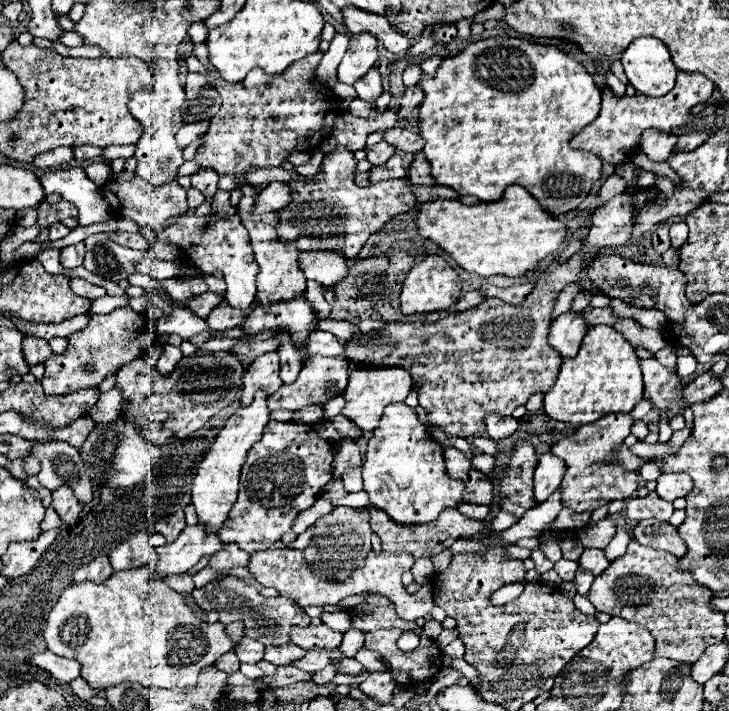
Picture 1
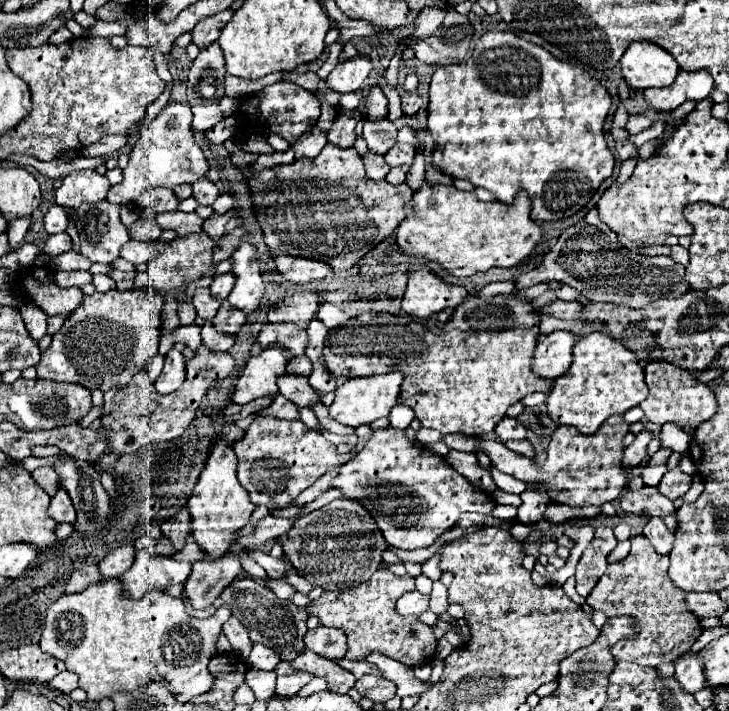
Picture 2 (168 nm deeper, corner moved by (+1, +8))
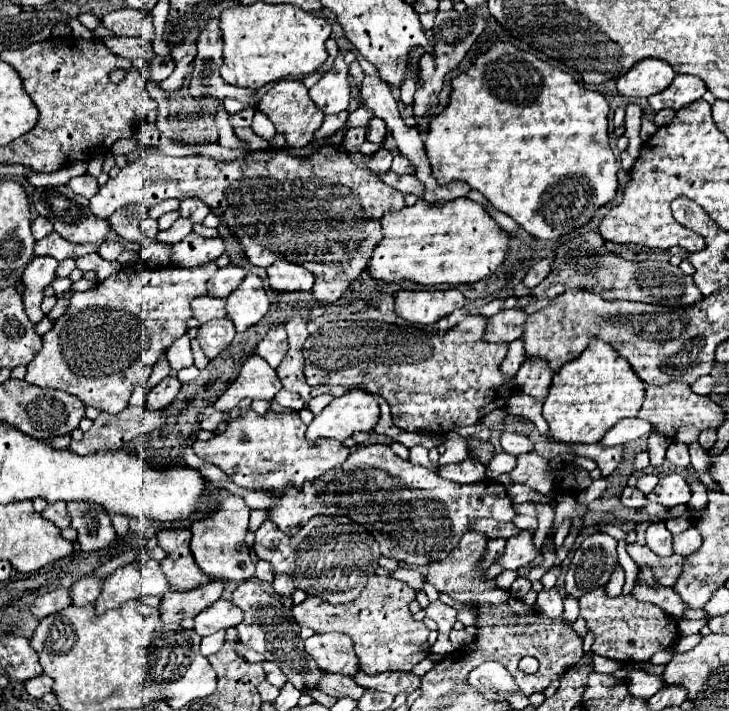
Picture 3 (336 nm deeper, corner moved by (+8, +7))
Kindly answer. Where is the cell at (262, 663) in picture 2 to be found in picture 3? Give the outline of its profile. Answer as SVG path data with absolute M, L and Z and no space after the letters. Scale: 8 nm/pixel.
M265 661L265 663L261 663L261 665L263 665L263 669L265 669L265 673L267 673L267 681L269 681L271 685L275 685L277 689L281 689L281 687L287 683L285 673L283 673L275 663Z

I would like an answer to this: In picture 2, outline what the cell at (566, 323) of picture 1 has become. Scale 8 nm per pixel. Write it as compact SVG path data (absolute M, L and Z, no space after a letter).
M554 330L548 336L542 336L538 340L532 370L548 380L554 380L572 364L572 346L576 342L576 336L568 330Z

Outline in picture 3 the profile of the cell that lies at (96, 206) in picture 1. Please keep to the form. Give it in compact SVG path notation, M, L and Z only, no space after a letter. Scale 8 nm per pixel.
M81 175L81 177L73 177L69 181L69 187L77 193L77 195L83 195L87 199L91 199L95 195L95 191L99 189L97 185L97 179L91 177L91 175Z

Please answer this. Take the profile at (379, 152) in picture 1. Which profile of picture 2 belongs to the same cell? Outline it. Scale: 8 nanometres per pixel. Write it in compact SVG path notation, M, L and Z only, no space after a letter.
M410 144L404 146L404 148L390 148L390 150L384 154L384 160L386 160L386 164L390 164L390 166L412 164L414 152L416 152L416 148L410 146Z

